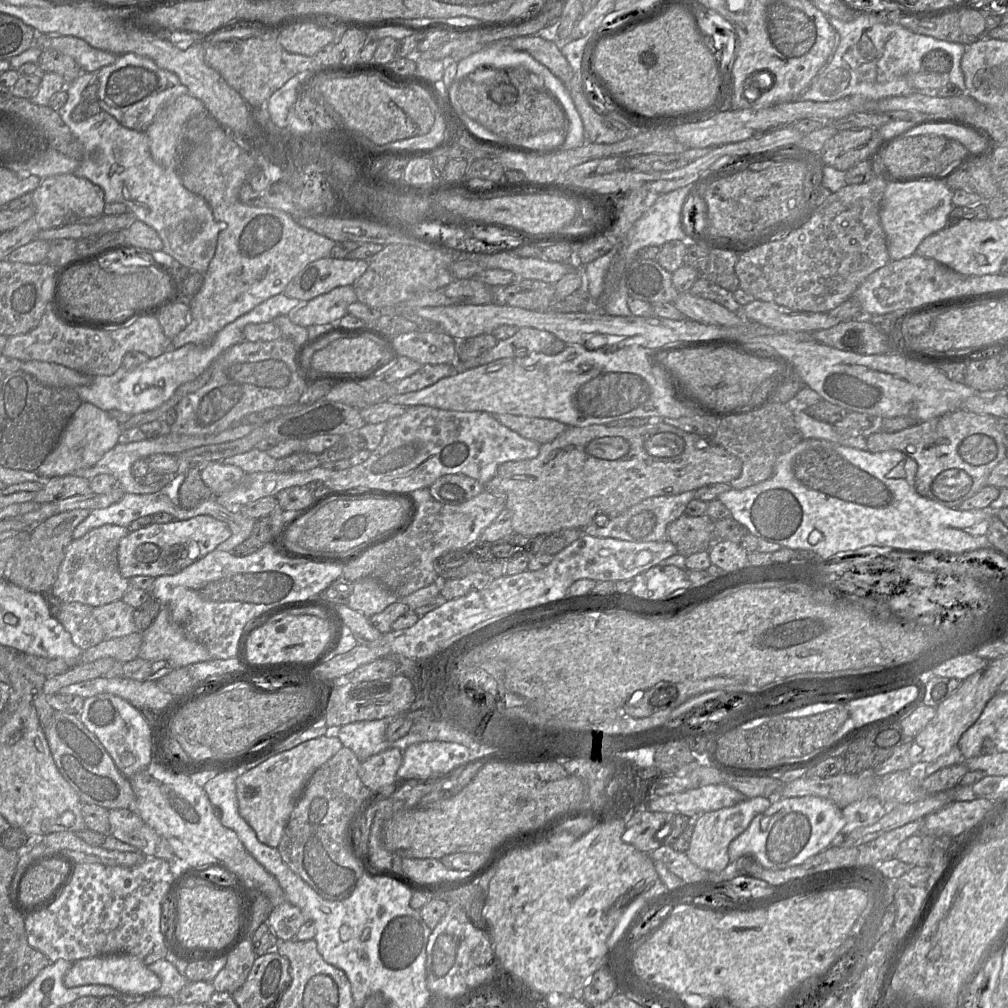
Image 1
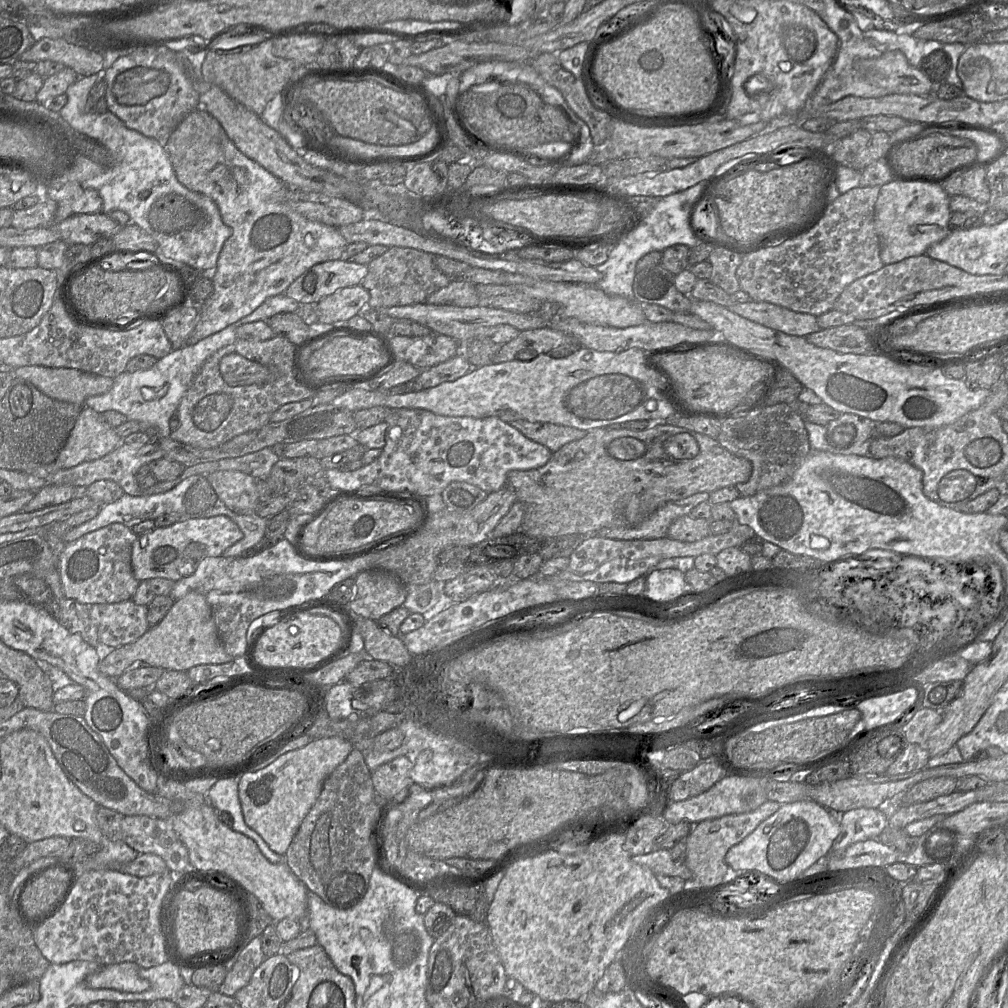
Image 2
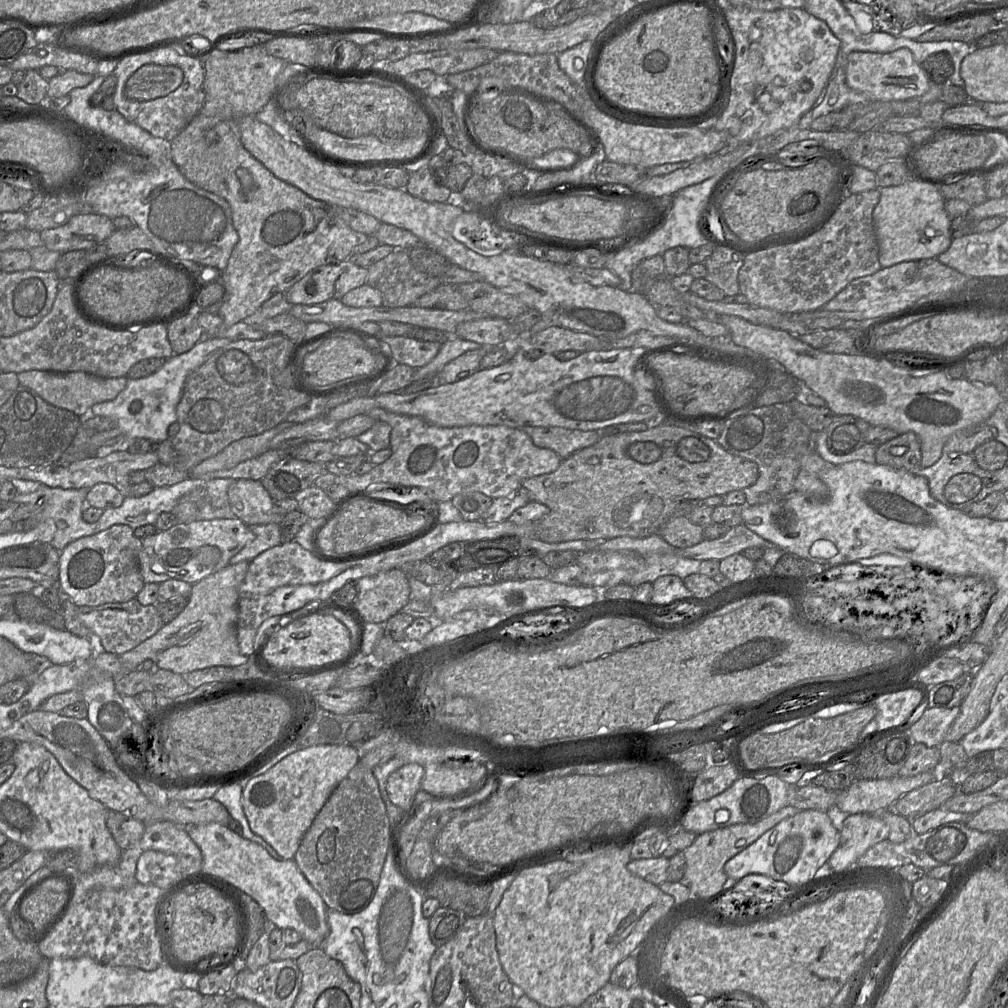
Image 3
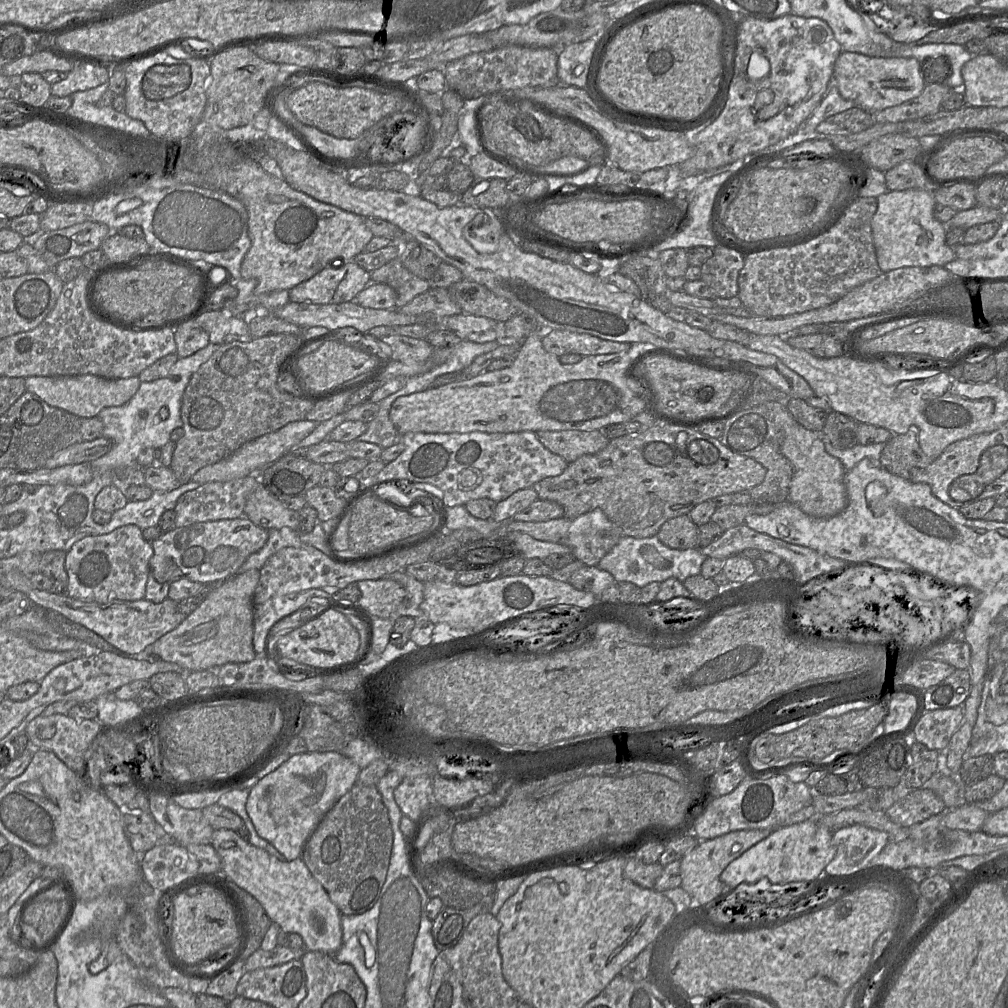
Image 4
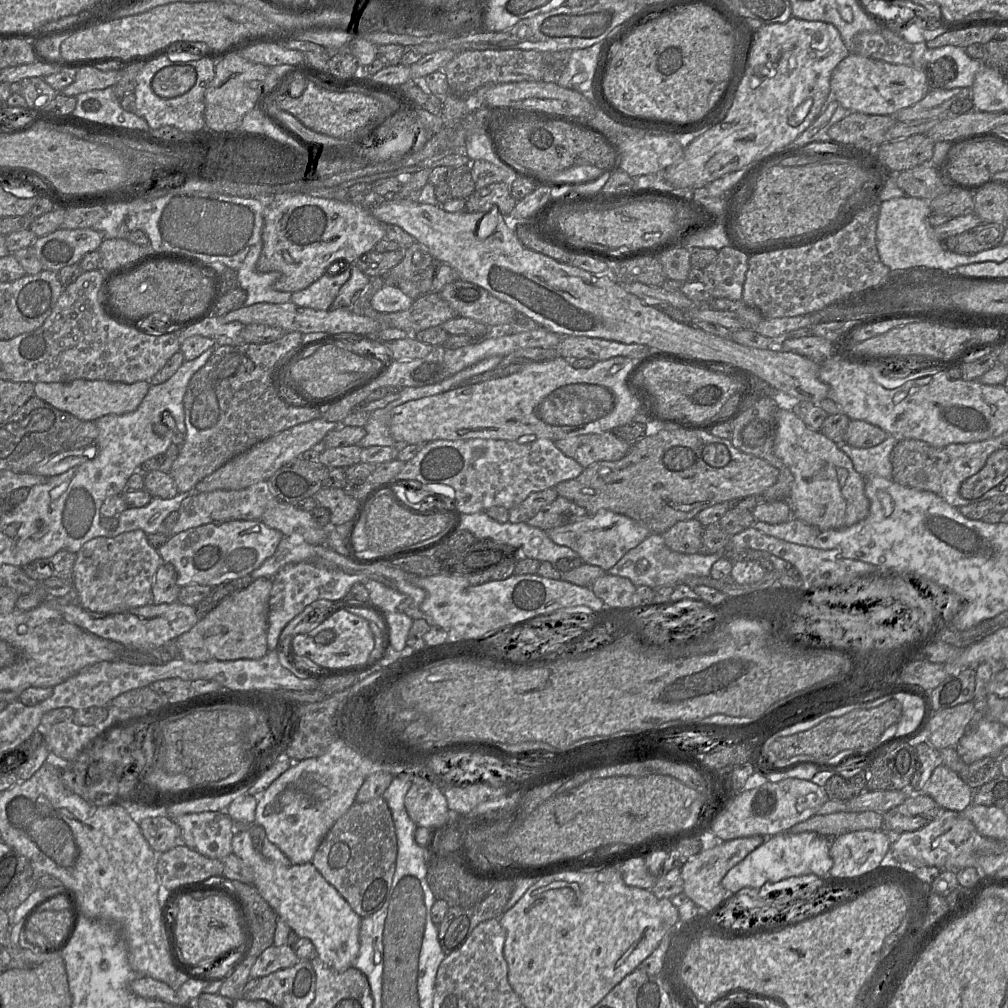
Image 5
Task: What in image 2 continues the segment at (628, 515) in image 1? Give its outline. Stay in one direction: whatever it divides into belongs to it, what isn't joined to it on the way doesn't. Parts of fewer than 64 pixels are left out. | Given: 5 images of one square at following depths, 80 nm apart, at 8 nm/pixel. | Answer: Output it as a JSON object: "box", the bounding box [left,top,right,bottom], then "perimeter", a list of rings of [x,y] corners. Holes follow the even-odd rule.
{"box":[596,492,709,540],"perimeter":[[[699,492],[678,501],[671,501],[658,508],[651,516],[635,527],[605,527],[596,535],[614,540],[652,540],[667,536],[670,524],[688,515],[701,502],[708,501],[709,493]]]}

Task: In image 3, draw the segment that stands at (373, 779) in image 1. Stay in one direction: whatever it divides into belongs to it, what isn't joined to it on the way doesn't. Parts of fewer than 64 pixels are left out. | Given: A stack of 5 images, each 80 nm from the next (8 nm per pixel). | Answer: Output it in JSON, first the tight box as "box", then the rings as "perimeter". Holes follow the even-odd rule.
{"box":[386,763,424,816],"perimeter":[[[406,763],[388,778],[386,790],[390,801],[410,816],[414,813],[414,797],[421,789],[424,767]]]}

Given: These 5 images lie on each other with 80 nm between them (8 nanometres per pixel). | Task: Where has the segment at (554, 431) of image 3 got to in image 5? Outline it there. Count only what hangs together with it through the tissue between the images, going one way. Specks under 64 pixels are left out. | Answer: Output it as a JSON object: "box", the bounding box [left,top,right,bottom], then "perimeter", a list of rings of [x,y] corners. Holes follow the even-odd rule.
{"box":[554,432,631,468],"perimeter":[[[611,432],[568,437],[554,441],[554,444],[583,468],[599,461],[619,460],[626,455],[631,445]]]}

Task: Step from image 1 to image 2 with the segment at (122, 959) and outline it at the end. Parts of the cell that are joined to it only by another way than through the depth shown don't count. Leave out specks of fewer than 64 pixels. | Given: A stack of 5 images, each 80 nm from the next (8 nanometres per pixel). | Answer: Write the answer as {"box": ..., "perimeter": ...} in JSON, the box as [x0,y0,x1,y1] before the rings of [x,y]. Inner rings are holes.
{"box":[86,962,150,993],"perimeter":[[[122,962],[103,966],[86,977],[90,988],[108,988],[123,992],[140,993],[150,988],[150,982],[139,975],[140,967],[134,962]]]}

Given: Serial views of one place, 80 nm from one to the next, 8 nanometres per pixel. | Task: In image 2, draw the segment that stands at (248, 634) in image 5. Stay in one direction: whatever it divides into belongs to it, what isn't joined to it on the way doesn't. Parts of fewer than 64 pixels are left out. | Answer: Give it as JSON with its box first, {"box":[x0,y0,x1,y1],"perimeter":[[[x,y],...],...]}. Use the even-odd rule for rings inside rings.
{"box":[99,591,234,679],"perimeter":[[[189,591],[174,601],[173,606],[160,623],[143,634],[138,640],[102,654],[99,670],[105,676],[116,679],[129,668],[147,664],[164,670],[188,671],[203,664],[222,664],[234,658],[223,648],[212,610],[201,591]]]}

